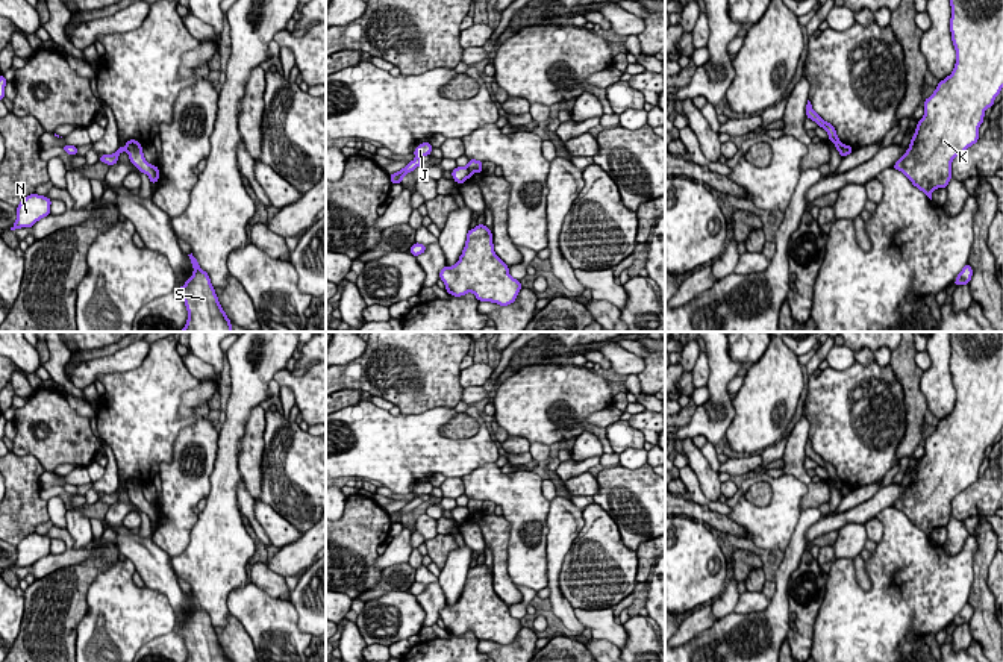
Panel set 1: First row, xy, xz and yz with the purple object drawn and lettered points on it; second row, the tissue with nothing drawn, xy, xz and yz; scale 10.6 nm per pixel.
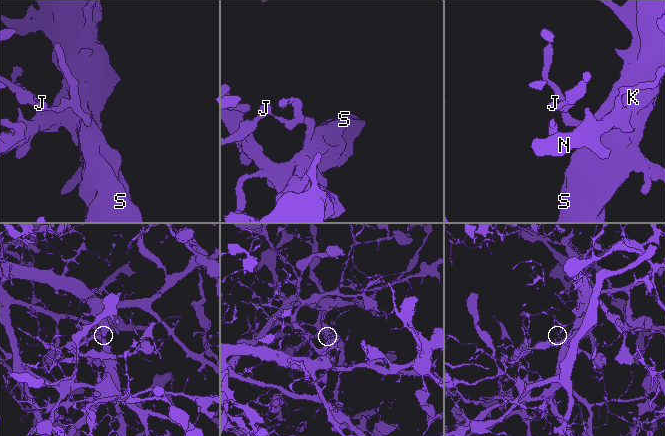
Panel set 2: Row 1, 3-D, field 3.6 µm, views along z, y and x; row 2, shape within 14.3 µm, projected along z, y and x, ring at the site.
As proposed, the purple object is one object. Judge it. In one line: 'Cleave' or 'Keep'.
Cleave

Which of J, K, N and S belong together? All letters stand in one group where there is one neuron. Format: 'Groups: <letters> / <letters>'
Groups: J / K N S

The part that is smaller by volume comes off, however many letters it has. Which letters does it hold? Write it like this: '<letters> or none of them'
J

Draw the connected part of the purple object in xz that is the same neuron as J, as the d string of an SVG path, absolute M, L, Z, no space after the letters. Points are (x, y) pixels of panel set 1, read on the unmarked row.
M421 482L415 489L415 498L411 500L405 507L402 507L400 511L389 514L391 517L391 523L402 523L403 517L414 511L417 506L420 506L423 503L421 497L423 495L429 495L432 492L432 483L430 482Z

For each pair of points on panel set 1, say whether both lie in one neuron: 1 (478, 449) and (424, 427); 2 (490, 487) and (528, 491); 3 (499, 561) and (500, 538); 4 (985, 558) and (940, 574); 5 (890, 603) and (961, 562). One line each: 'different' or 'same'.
1: same
2: same
3: same
4: different
5: same

